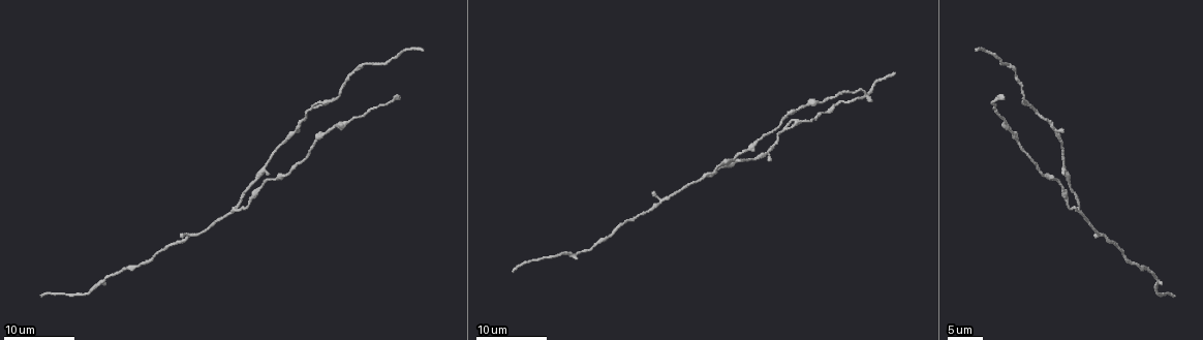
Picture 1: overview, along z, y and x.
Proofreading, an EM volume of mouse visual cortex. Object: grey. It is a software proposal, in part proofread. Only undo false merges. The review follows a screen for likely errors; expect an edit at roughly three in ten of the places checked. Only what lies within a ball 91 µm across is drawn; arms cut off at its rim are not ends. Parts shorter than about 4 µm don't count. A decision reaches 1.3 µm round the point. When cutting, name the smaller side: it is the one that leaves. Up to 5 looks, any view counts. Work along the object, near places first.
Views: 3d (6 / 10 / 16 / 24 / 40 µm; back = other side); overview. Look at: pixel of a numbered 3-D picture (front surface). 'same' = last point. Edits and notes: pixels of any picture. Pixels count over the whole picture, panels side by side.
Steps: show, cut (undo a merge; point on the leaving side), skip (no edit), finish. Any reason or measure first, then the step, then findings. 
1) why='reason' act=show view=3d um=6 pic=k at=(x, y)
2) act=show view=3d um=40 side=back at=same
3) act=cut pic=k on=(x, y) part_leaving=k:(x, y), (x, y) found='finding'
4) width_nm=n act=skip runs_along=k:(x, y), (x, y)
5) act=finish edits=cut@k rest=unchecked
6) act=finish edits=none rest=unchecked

why='two arms in line, one across' act=show view=3d um=10 pic=1 at=(294, 131)

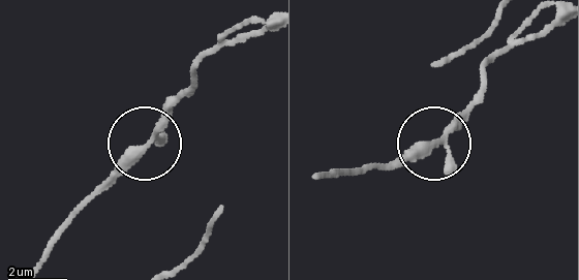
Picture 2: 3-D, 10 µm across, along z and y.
act=show view=3d um=6 pic=2 at=(443, 138)

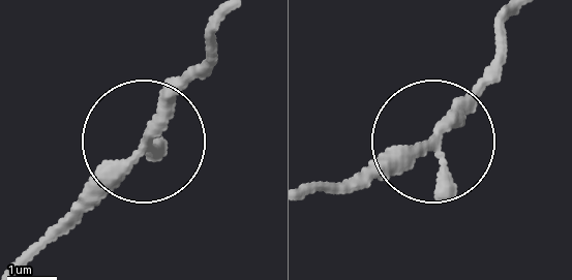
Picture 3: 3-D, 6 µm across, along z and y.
arms=3 act=cut pic=3 on=(184, 80) part_leaving=3:(444, 129), (485, 84), (506, 23) found='a second neuron is stuck on'

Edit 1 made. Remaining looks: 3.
act=show view=overview

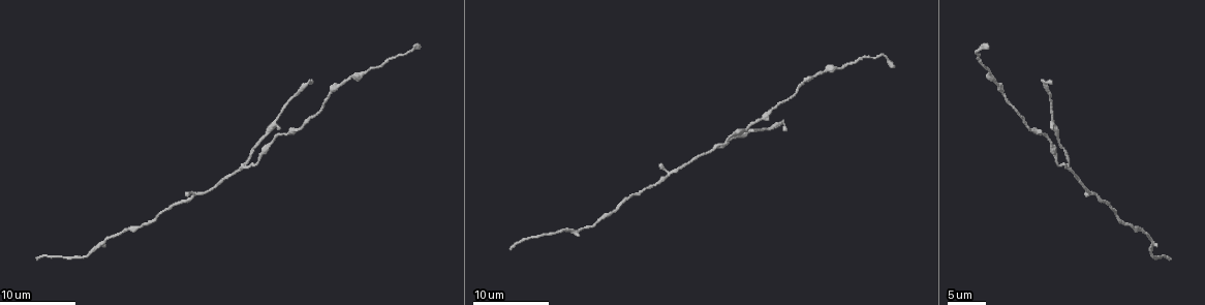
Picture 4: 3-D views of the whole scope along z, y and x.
why='a fork' act=show view=3d um=6 pic=4 at=(246, 169)

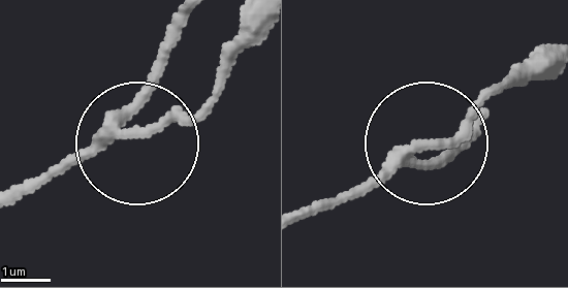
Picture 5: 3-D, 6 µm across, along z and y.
act=skip runs_along=5:(175, 23), (142, 129), (215, 101) found='one neuron here'

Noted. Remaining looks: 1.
why='sudden change in width' act=show view=3d um=10 pic=4 at=(1031, 129)

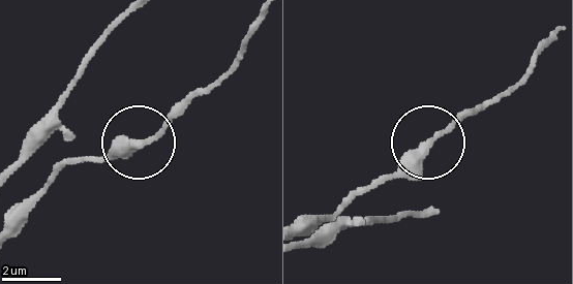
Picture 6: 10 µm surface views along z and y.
width_nm=240 act=cut pic=6 on=(190, 96) found='two neurons meet here'

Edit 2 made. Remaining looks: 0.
act=finish edits=cut@3,cut@6 rest=unchecked

